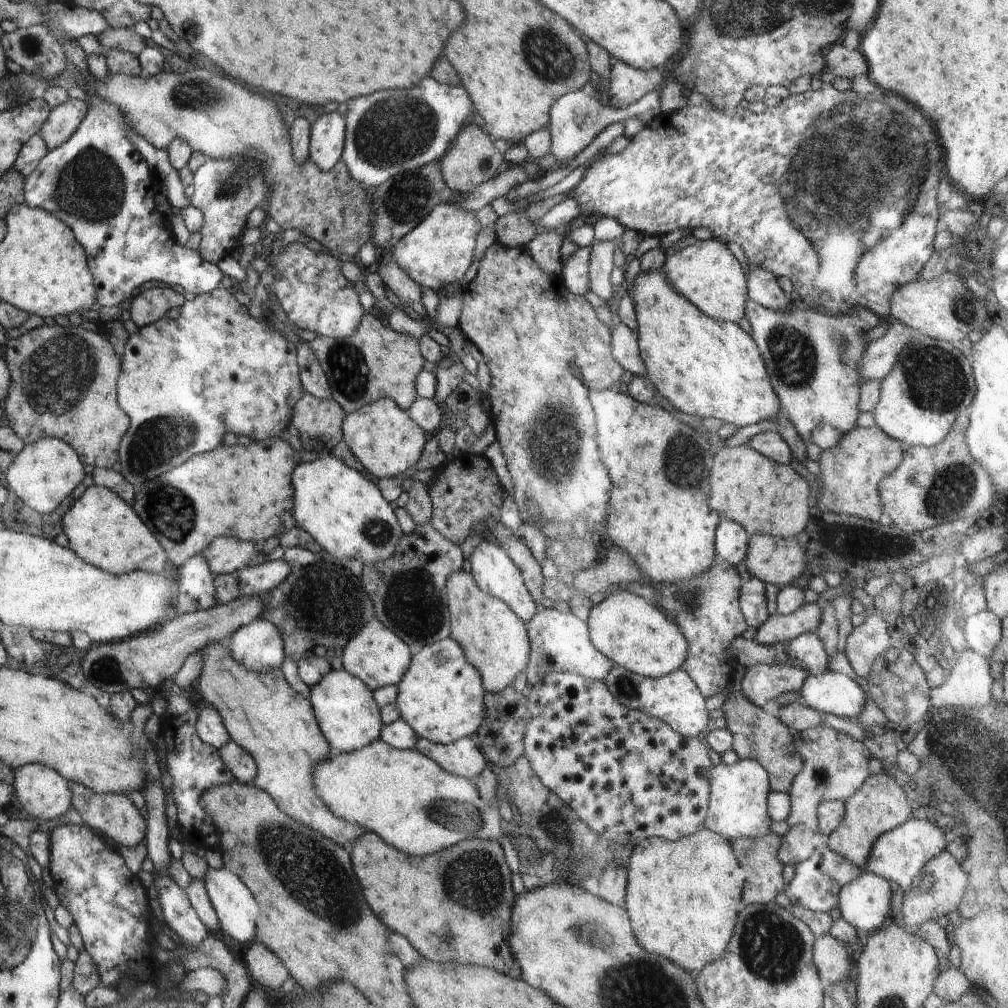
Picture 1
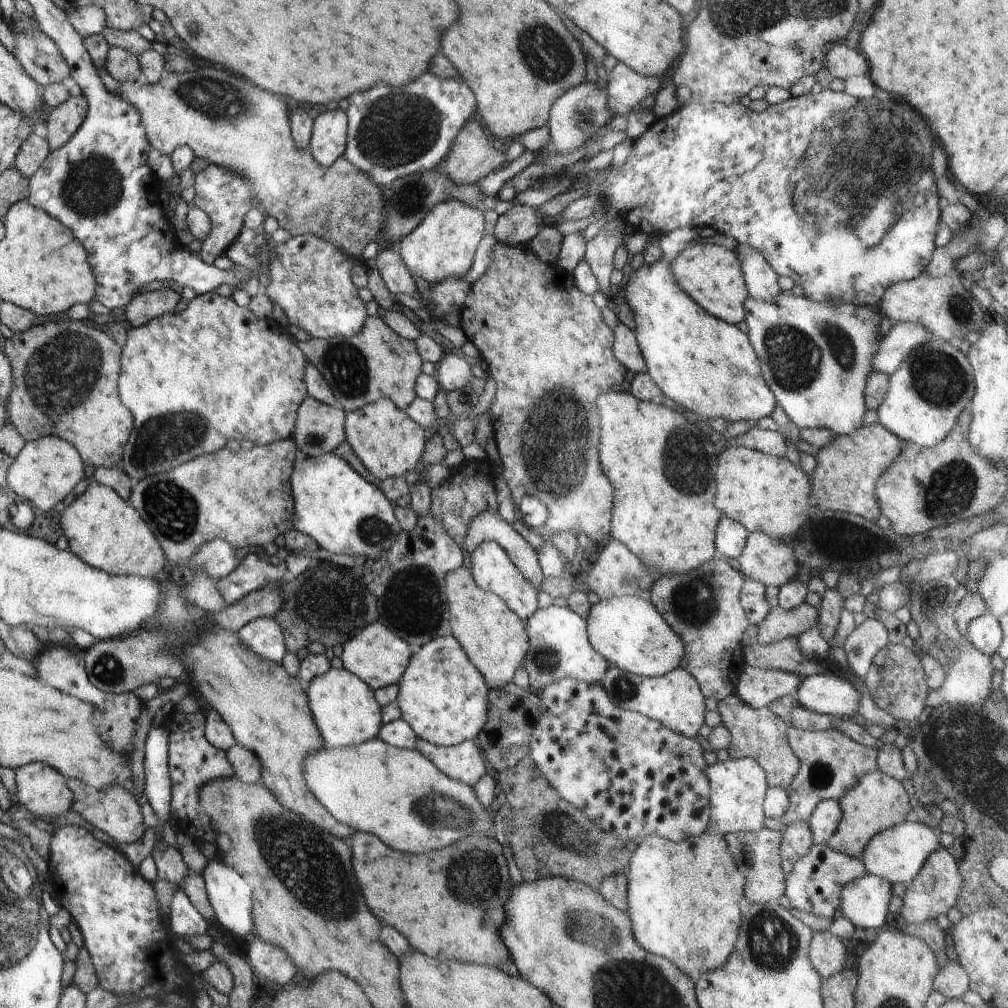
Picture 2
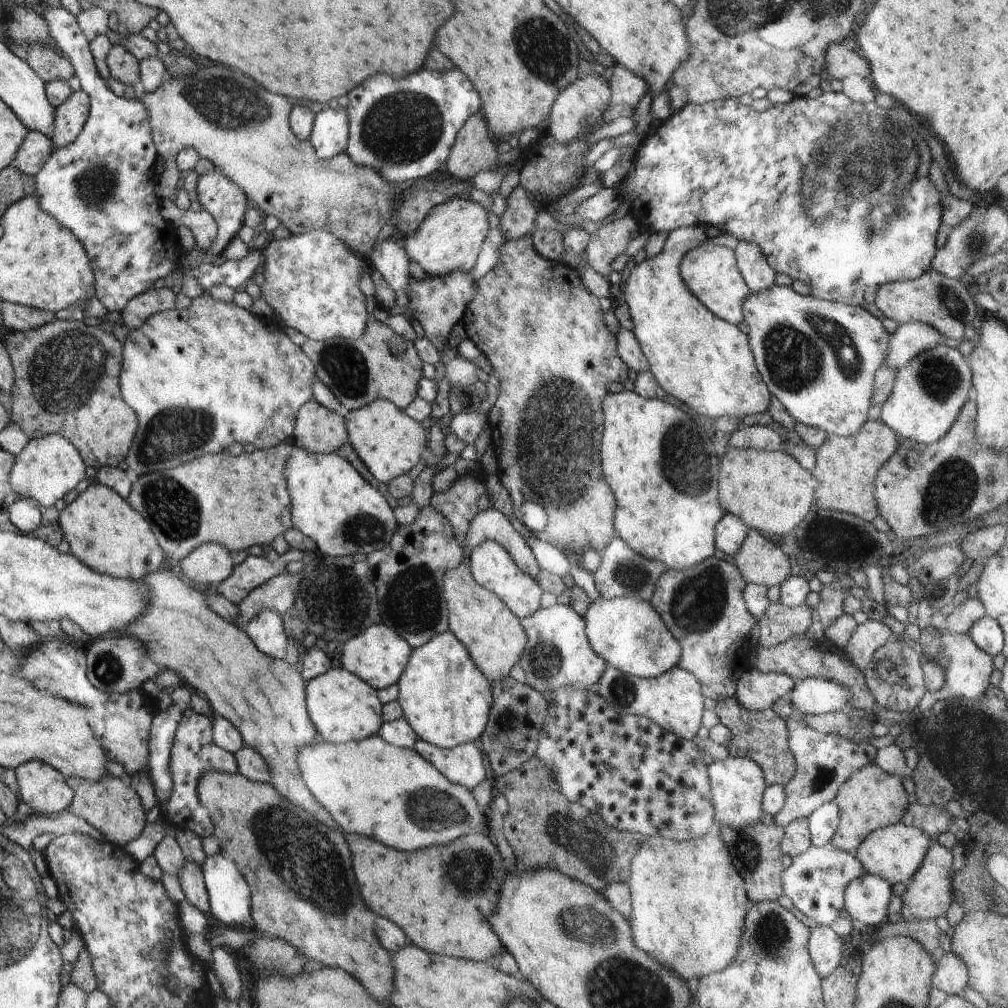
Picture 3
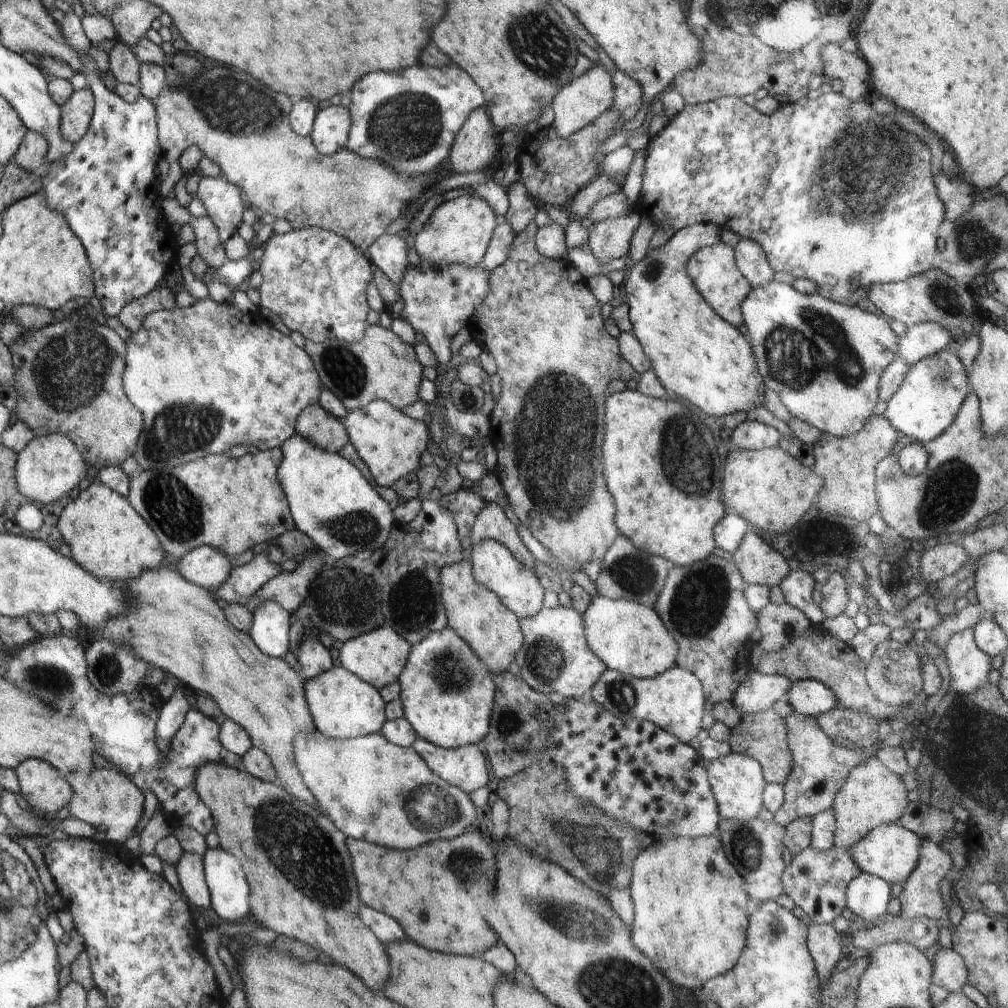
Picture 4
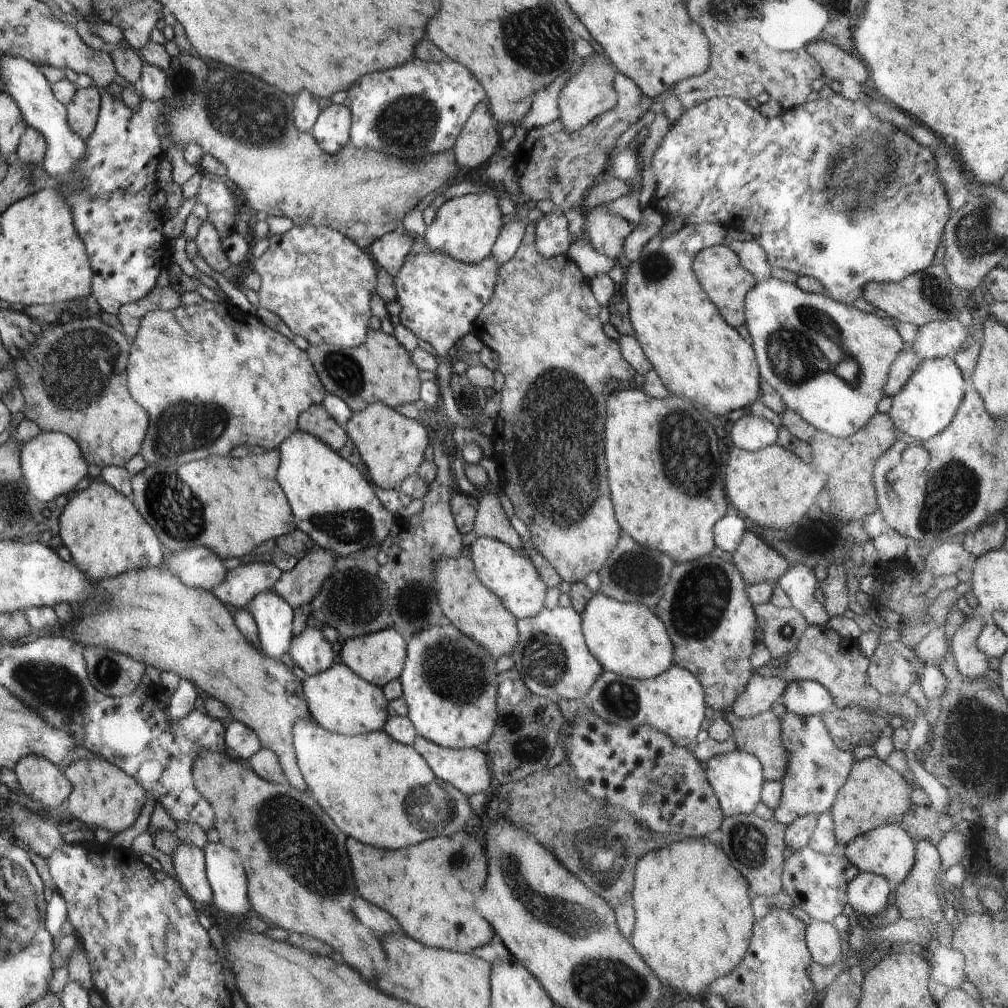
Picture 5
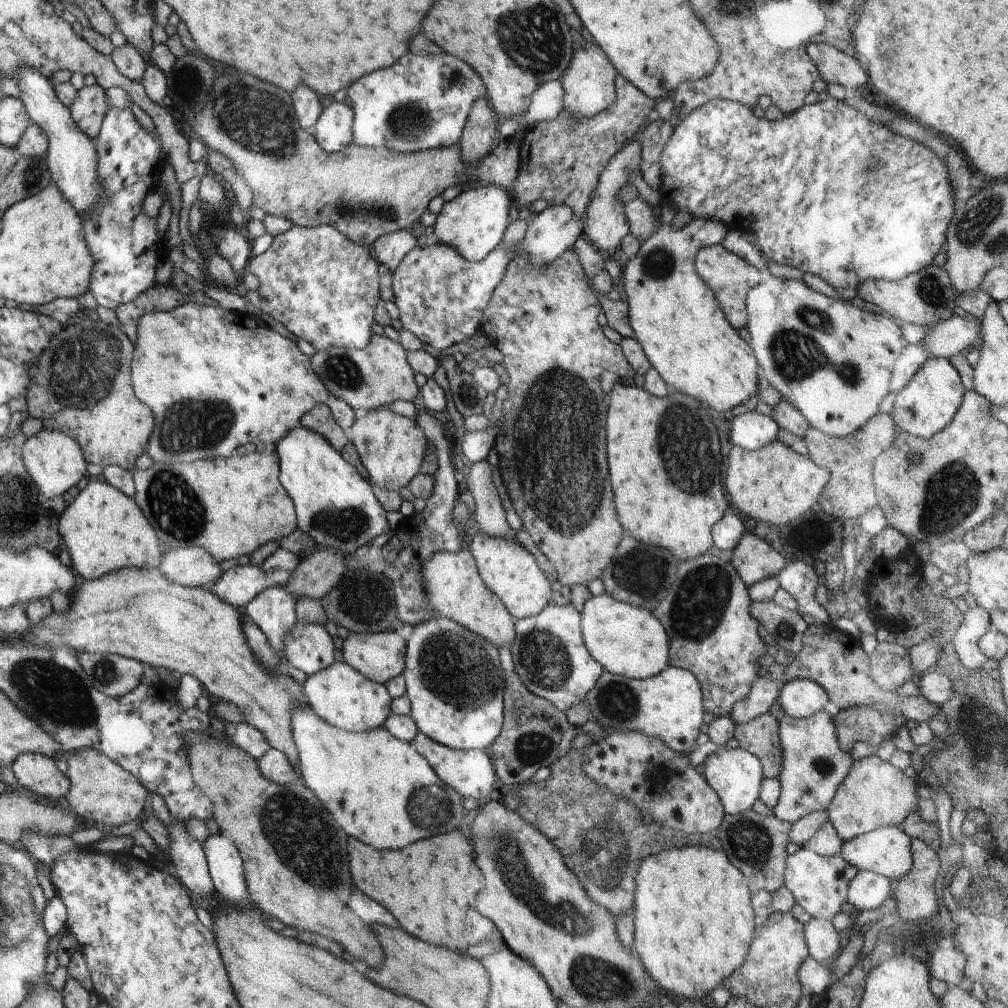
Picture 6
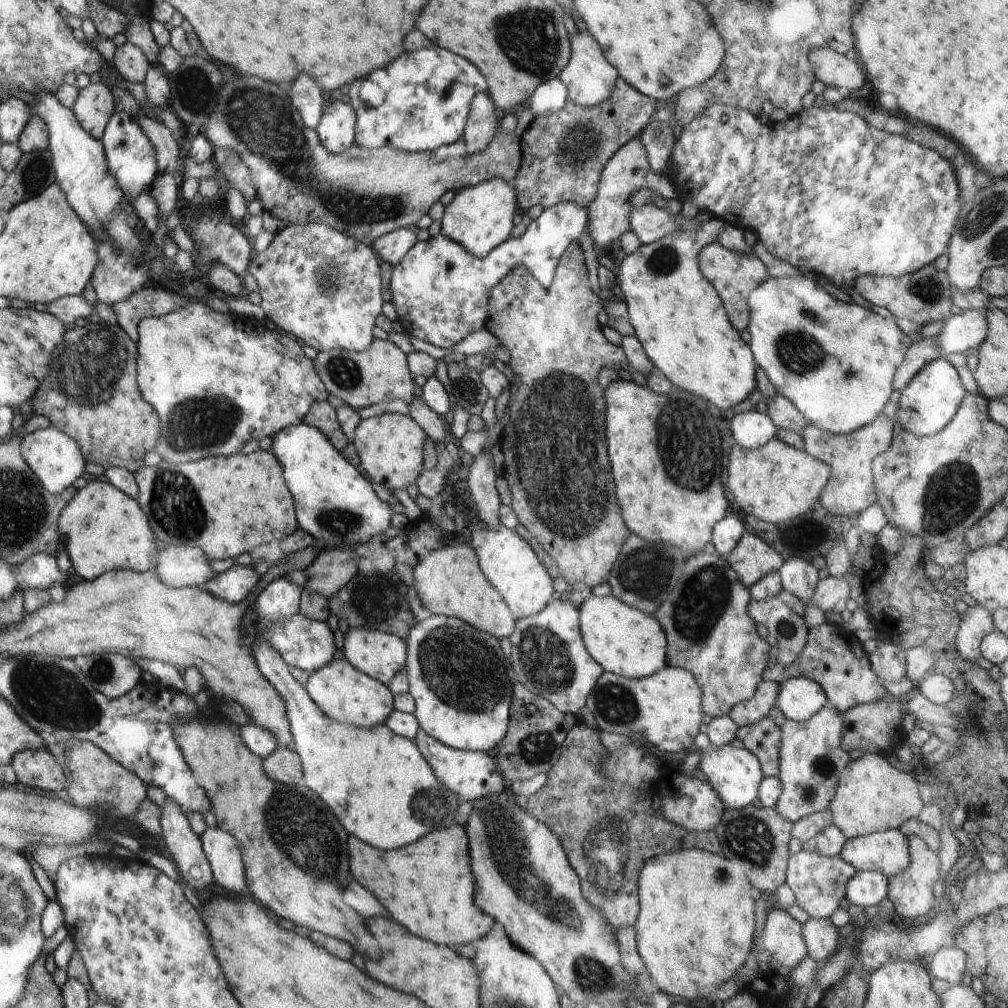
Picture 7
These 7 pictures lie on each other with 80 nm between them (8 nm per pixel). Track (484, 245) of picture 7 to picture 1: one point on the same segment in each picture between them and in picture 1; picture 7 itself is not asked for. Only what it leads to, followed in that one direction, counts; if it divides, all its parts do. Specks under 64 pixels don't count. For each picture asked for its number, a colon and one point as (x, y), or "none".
1: (437, 253)
2: (443, 245)
3: (449, 239)
4: (458, 231)
5: (465, 227)
6: (474, 222)

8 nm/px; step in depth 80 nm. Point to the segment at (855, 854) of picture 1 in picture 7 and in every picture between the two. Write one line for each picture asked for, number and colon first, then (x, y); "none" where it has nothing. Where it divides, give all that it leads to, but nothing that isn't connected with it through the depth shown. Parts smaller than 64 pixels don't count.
2: (877, 802)
3: (870, 798)
4: (872, 795)
5: (874, 794)
6: (874, 793)
7: (872, 796)

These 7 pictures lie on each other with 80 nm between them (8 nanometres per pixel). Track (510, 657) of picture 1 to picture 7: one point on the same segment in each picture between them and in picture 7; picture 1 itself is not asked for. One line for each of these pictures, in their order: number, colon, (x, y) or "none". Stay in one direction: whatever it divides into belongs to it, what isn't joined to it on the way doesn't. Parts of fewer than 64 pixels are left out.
2: (494, 638)
3: (494, 637)
4: (474, 612)
5: (477, 612)
6: (454, 587)
7: (449, 581)

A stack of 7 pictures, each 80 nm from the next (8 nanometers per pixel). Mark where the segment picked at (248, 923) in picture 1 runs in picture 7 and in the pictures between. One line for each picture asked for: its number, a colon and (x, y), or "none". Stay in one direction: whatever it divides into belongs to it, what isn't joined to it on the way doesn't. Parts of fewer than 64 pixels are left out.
2: (229, 894)
3: (229, 898)
4: (226, 880)
5: (225, 874)
6: (226, 870)
7: (228, 869)

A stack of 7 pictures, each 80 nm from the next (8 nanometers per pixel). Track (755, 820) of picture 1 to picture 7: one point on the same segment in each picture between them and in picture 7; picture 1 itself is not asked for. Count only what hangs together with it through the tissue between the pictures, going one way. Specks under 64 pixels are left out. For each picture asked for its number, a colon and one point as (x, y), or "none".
2: (738, 786)
3: (737, 784)
4: (737, 782)
5: (737, 777)
6: (735, 774)
7: (734, 773)

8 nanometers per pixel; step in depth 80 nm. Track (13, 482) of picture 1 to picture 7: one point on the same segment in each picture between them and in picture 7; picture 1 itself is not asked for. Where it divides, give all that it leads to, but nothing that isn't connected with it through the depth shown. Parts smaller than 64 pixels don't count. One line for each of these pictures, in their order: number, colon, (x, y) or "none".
2: (45, 470)
3: (47, 468)
4: (48, 466)
5: (53, 463)
6: (55, 461)
7: (57, 461)

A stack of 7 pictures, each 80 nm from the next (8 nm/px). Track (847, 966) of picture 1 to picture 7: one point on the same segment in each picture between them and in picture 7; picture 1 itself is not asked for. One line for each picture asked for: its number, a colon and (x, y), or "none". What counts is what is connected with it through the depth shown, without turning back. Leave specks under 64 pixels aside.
2: (827, 952)
3: (825, 946)
4: (824, 943)
5: (823, 941)
6: (822, 939)
7: (820, 936)

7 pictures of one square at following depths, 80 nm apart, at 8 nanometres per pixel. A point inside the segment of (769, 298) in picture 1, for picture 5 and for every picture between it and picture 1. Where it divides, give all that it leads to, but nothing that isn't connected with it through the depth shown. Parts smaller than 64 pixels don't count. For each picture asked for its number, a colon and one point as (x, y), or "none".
2: (761, 281)
3: (757, 273)
4: (752, 262)
5: (753, 258)

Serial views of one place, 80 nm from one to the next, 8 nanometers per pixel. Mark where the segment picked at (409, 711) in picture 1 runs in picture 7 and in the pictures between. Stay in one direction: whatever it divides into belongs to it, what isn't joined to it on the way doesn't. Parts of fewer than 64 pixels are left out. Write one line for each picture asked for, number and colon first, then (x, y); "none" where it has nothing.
2: (443, 697)
3: (446, 699)
4: (447, 692)
5: (449, 682)
6: (455, 683)
7: (458, 676)

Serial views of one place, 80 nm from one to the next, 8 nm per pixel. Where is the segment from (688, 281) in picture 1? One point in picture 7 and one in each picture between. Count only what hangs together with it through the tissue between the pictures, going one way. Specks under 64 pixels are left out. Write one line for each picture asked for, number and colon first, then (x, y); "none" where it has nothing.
2: (711, 275)
3: (710, 271)
4: (713, 270)
5: (720, 272)
6: (730, 277)
7: (733, 275)

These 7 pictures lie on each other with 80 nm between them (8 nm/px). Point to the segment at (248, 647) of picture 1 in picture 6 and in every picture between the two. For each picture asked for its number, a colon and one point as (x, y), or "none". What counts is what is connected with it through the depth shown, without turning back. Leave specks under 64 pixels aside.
2: (264, 635)
3: (266, 630)
4: (270, 630)
5: (274, 616)
6: (274, 610)

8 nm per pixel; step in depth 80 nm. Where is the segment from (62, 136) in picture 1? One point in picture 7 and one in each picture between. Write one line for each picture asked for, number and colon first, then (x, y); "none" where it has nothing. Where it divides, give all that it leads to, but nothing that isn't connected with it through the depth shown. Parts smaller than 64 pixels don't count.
2: (63, 121)
3: (71, 115)
4: (77, 112)
5: (83, 110)
6: (88, 109)
7: (94, 105)

